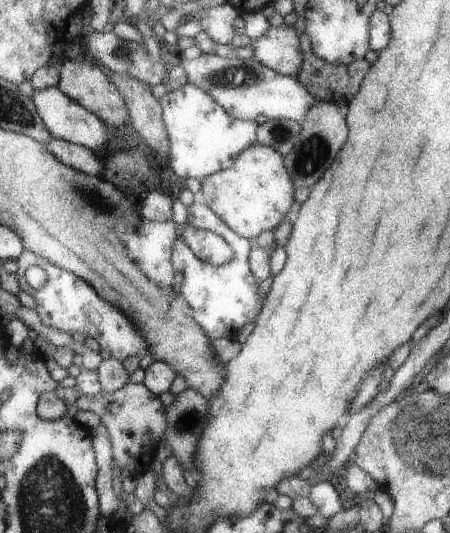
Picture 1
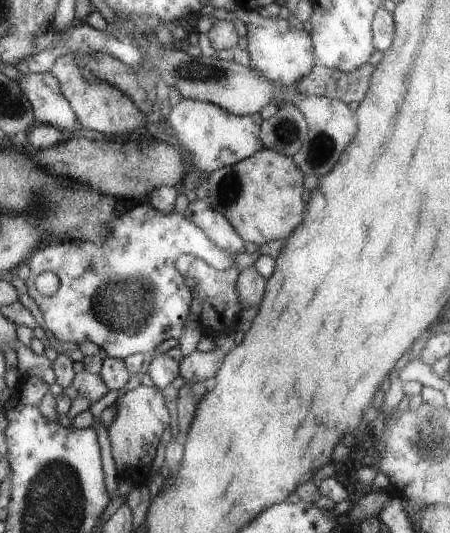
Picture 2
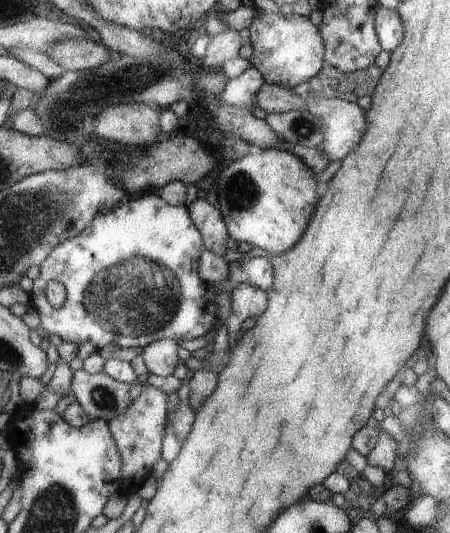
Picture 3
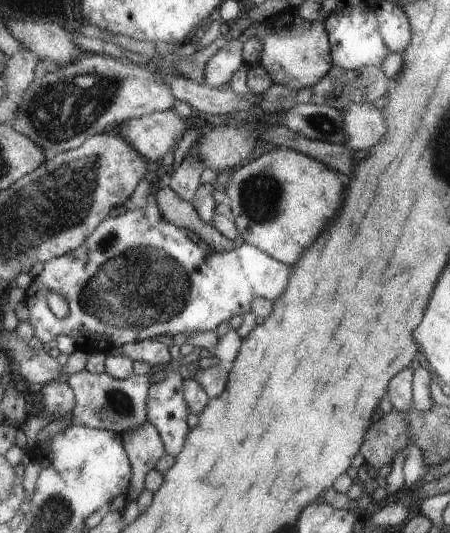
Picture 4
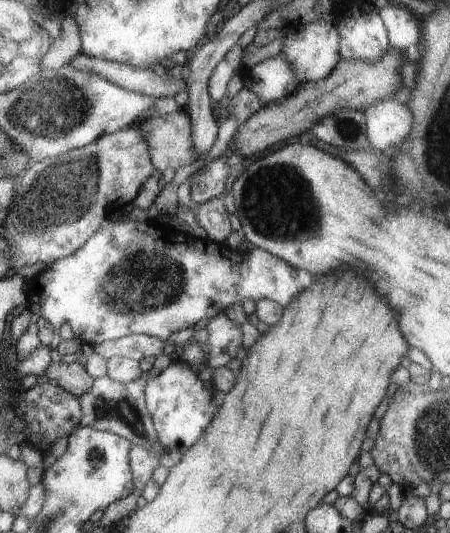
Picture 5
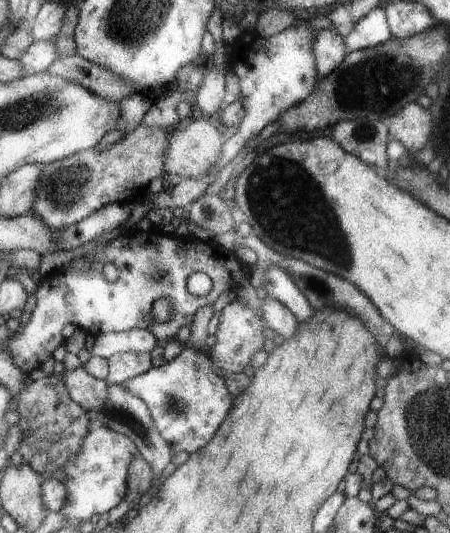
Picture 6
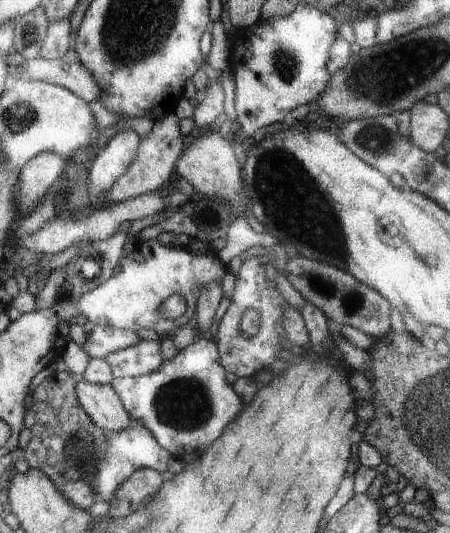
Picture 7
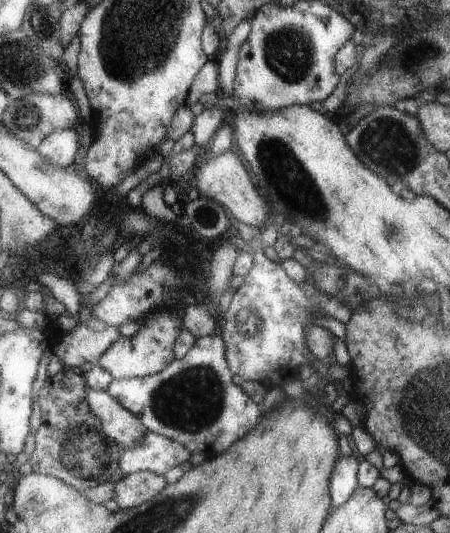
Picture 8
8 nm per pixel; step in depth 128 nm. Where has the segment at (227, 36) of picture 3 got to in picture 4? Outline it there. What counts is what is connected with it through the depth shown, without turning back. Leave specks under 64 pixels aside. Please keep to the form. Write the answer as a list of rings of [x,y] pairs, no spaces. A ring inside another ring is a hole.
[[[227,40],[213,56],[207,59],[204,66],[203,82],[211,88],[225,87],[231,74],[241,64],[241,40]]]

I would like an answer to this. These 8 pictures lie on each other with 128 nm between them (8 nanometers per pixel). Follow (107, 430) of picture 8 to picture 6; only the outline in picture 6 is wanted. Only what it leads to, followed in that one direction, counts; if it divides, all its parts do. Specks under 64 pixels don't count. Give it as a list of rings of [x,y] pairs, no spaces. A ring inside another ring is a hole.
[[[83,367],[75,368],[75,370],[64,370],[63,380],[65,390],[69,398],[75,404],[83,407],[83,410],[97,410],[103,408],[105,404],[105,390],[107,383],[105,380],[93,378],[89,376]]]

